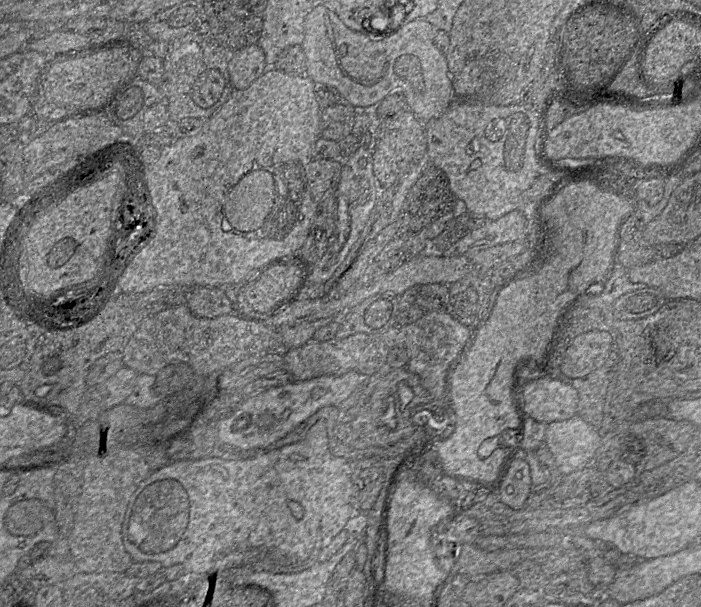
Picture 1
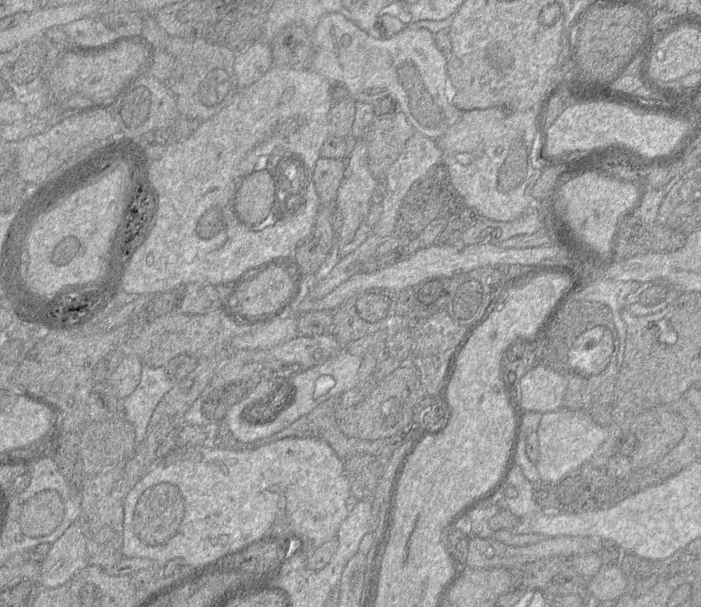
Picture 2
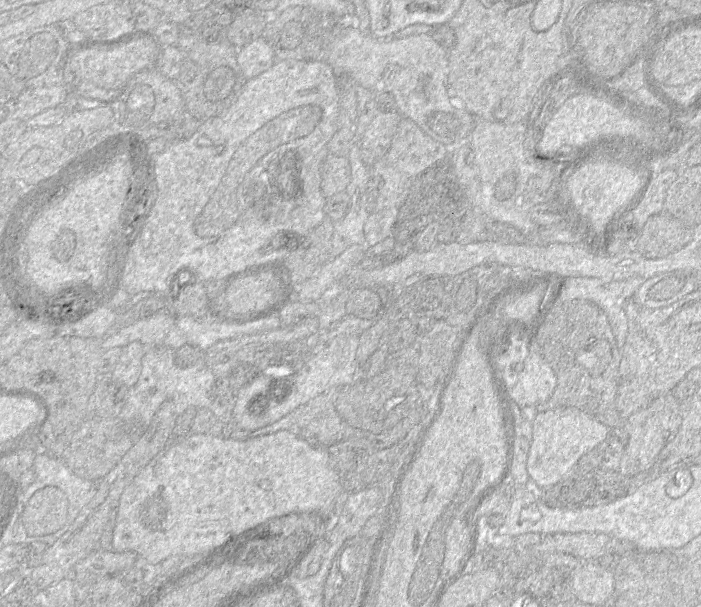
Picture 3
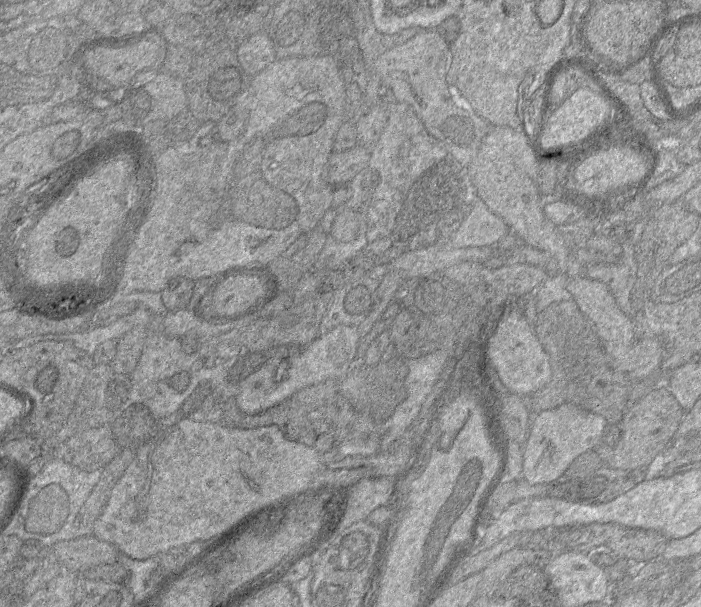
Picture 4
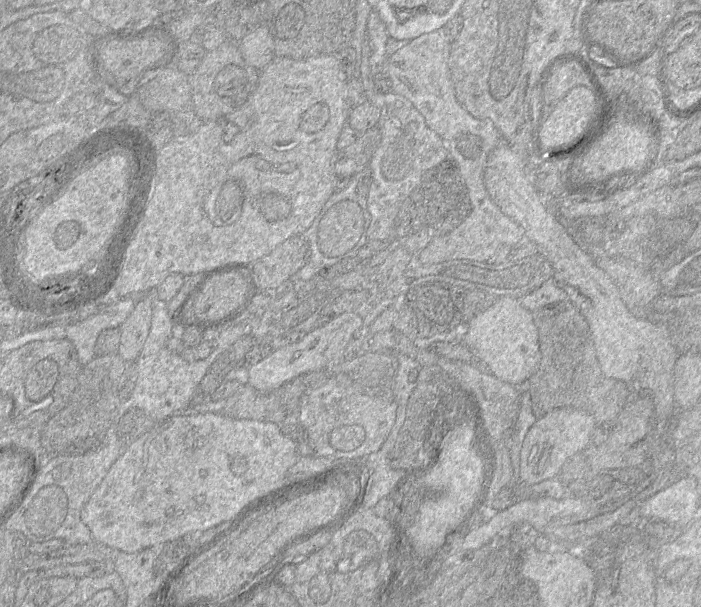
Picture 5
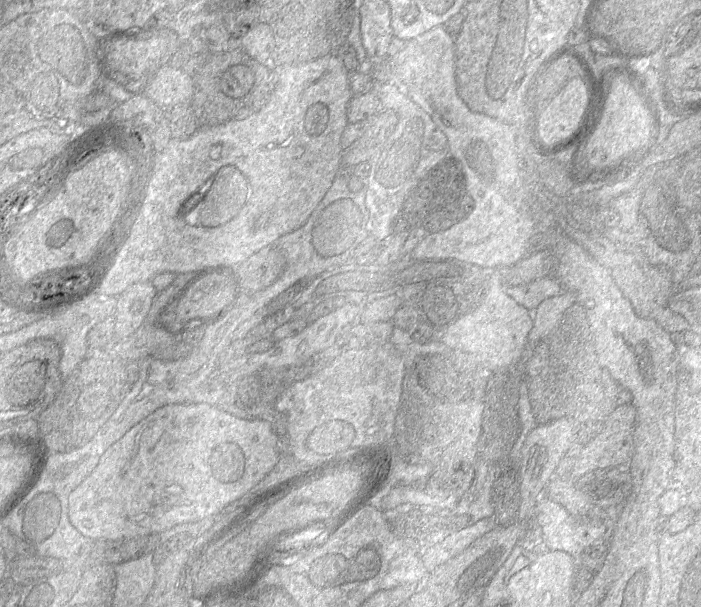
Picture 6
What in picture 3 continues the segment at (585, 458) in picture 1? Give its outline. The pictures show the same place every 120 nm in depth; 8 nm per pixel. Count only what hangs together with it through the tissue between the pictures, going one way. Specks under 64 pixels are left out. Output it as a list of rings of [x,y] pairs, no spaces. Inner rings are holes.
[[[558,407],[538,412],[532,422],[532,441],[527,453],[527,472],[535,489],[560,482],[588,451],[607,439],[609,428],[577,407]]]

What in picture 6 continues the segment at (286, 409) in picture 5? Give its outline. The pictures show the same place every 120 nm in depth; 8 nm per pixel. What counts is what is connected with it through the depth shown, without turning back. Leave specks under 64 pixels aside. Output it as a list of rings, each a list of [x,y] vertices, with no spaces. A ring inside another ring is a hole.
[[[305,365],[257,370],[253,374],[248,374],[246,377],[230,384],[216,406],[239,418],[268,421],[278,437],[285,437],[288,431],[288,421],[283,413],[276,410],[276,400],[289,385],[304,380],[318,371],[320,370],[311,369],[311,367]]]

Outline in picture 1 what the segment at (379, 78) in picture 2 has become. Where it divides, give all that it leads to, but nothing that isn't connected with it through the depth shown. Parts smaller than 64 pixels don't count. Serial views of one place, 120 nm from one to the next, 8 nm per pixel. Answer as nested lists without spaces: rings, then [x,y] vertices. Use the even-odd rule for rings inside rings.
[[[315,5],[305,19],[304,39],[301,44],[306,56],[306,75],[316,85],[336,88],[344,101],[353,107],[369,107],[378,104],[394,88],[401,88],[408,108],[423,122],[439,117],[456,99],[449,76],[446,56],[434,43],[436,28],[425,19],[414,20],[383,39],[373,40],[367,35],[349,28],[329,7]]]

